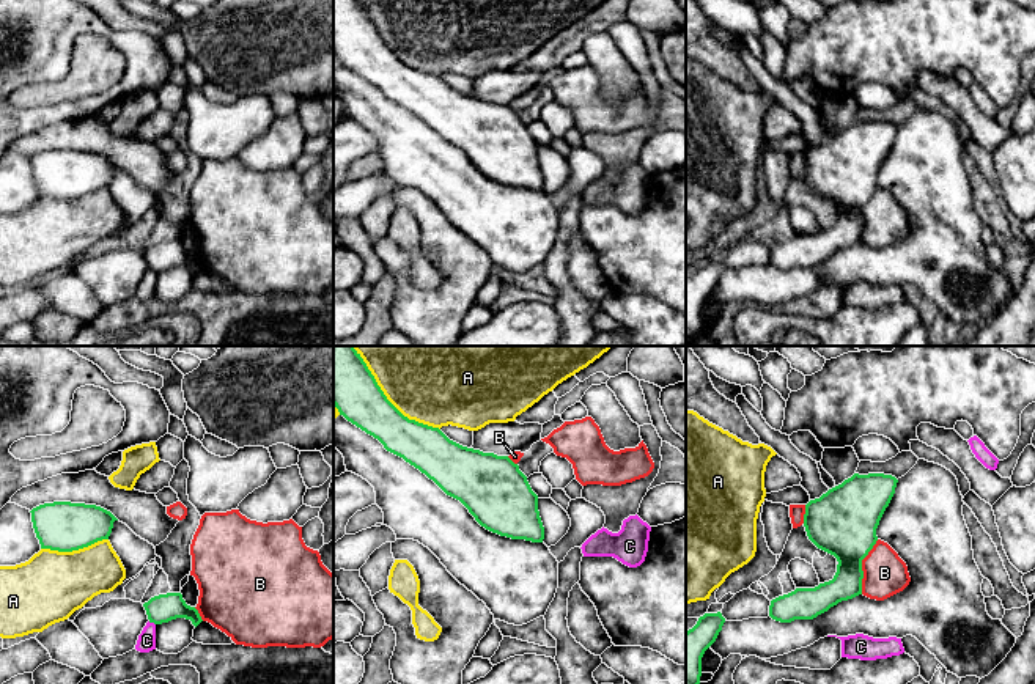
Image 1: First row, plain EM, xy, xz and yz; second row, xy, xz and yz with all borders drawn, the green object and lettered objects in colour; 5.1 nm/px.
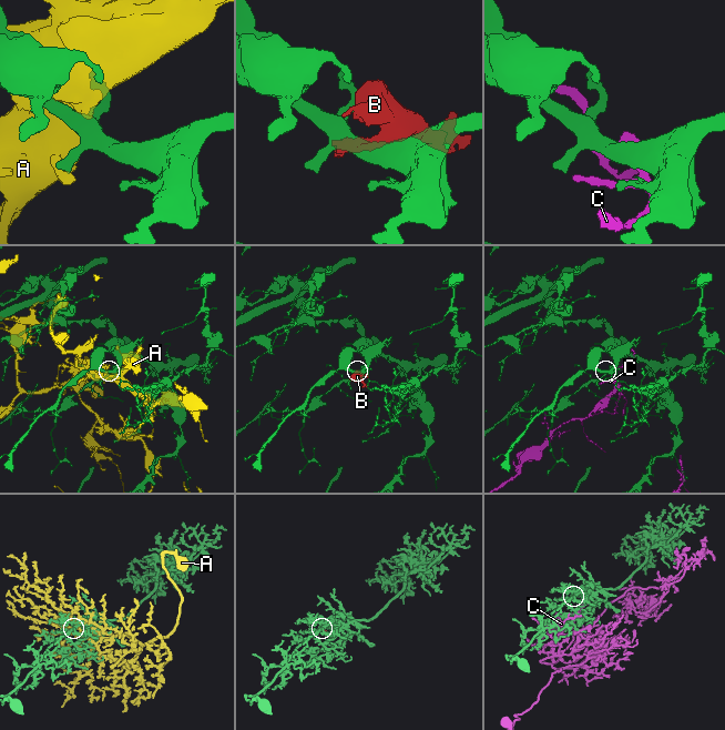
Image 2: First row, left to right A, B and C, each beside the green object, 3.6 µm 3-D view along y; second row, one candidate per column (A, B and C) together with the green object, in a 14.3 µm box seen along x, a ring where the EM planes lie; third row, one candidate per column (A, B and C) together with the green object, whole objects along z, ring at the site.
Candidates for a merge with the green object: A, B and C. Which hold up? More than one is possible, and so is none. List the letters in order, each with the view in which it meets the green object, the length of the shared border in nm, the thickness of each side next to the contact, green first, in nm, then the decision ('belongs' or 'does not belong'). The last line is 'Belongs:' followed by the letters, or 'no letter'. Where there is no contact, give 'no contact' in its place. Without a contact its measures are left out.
A: xz | 600 nm | 260/380 nm | does not belong
B: yz | 300 nm | 340/220 nm | does not belong
C: xy | 40 nm | 140/100 nm | does not belong
Belongs: no letter

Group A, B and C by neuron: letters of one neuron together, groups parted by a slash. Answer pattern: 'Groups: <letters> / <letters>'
Groups: A / B / C

